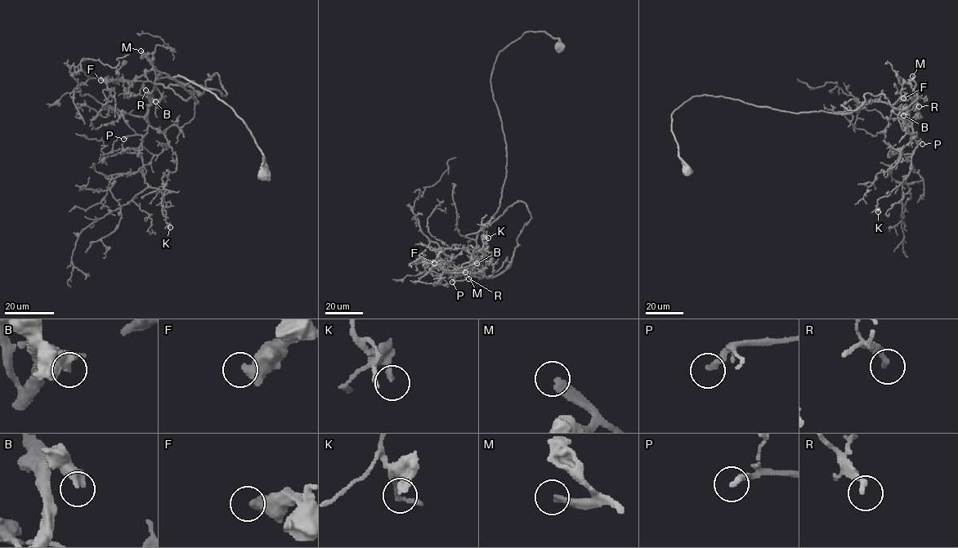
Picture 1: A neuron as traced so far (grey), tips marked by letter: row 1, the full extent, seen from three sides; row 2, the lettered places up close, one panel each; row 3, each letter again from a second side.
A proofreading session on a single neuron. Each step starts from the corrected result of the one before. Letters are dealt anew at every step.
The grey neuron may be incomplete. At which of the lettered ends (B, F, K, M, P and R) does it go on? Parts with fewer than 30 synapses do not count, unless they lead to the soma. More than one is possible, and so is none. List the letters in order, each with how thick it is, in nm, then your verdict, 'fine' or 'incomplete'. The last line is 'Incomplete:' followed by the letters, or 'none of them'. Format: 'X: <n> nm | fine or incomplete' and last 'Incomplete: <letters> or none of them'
B: 480 nm | fine
F: 550 nm | fine
K: 240 nm | fine
M: 320 nm | incomplete
P: 240 nm | incomplete
R: 220 nm | fine
Incomplete: M, P

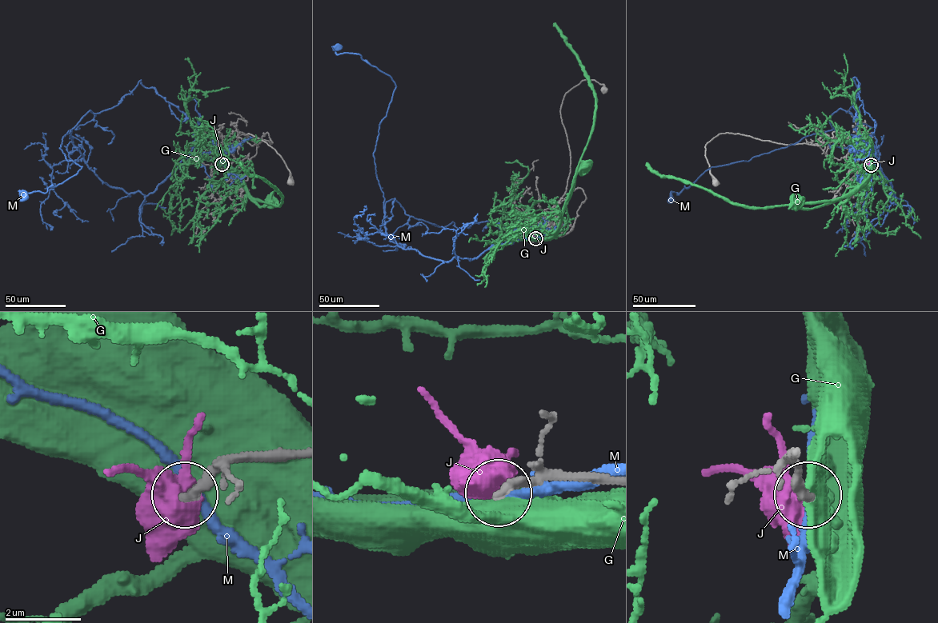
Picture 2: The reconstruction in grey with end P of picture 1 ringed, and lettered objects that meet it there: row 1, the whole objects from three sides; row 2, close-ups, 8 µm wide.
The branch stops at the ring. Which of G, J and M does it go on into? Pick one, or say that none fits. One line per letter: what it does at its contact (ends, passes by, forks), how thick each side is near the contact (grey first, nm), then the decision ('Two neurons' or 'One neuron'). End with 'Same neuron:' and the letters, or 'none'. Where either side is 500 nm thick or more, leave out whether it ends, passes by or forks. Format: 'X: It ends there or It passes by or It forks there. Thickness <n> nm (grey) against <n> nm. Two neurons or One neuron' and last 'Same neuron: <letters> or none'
G: Thickness 280 nm (grey) against 650 nm. Two neurons
J: Thickness 320 nm (grey) against 500 nm. Two neurons
M: It passes by. Thickness 320 nm (grey) against 240 nm. Two neurons
Same neuron: none

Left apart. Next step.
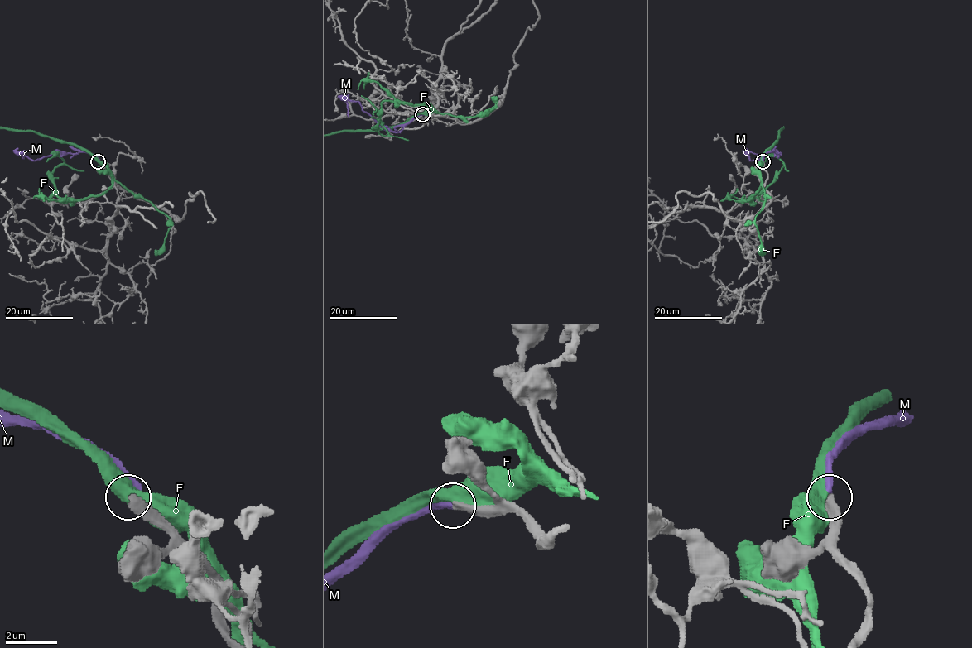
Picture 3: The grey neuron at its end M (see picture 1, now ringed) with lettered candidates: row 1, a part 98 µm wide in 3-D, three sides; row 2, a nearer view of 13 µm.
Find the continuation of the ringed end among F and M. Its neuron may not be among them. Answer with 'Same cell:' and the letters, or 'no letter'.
Same cell: no letter

